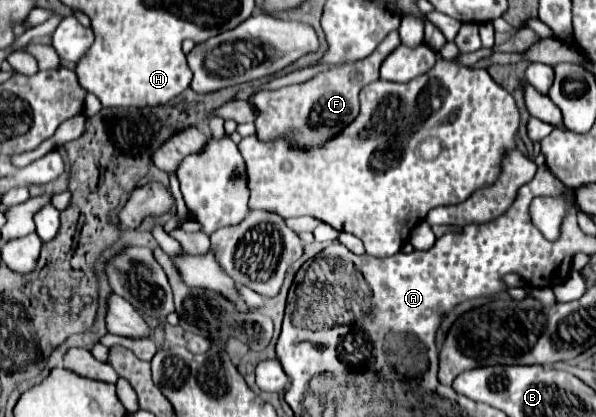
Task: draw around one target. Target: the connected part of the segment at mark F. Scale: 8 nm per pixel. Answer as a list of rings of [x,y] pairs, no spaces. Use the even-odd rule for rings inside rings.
[[[389,33],[387,39],[365,59],[355,63],[345,63],[343,67],[331,67],[325,73],[309,79],[301,85],[289,85],[275,91],[259,91],[253,95],[253,105],[259,109],[255,119],[255,135],[259,141],[275,141],[287,135],[289,131],[295,133],[293,143],[295,147],[311,149],[321,147],[335,135],[339,135],[349,123],[355,121],[359,115],[359,91],[379,79],[379,67],[385,61],[387,53],[393,53],[399,47],[399,33]]]

